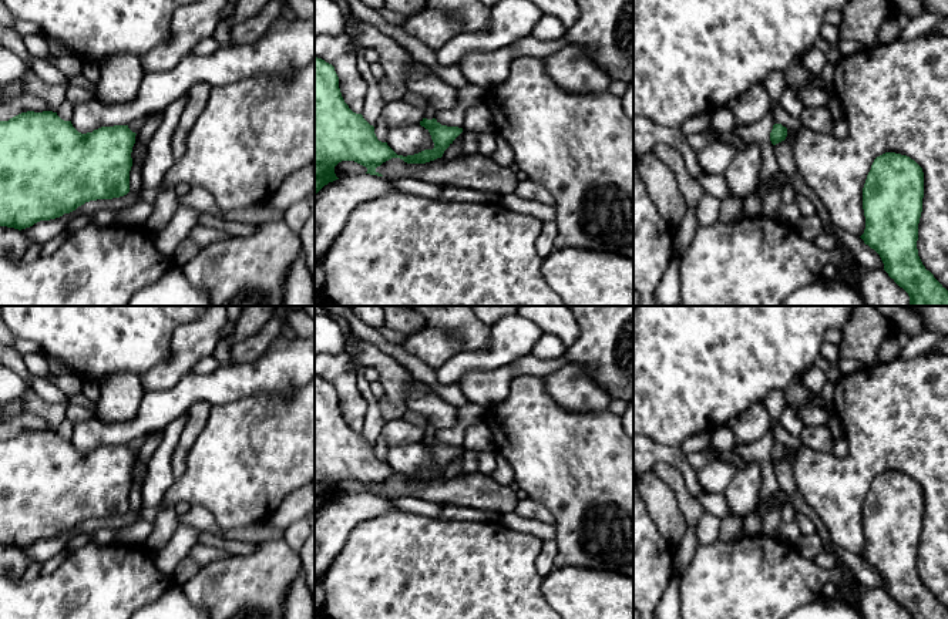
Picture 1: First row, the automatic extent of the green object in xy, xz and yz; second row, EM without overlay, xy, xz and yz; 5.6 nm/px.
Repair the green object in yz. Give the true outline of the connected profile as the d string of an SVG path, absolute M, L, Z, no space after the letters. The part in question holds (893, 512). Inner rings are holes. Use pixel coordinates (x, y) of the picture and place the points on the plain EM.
M895 471L877 475L863 507L865 548L860 556L880 573L884 589L908 612L910 619L948 619L948 609L925 588L918 575L922 517L924 491L914 478Z

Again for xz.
M315 376L315 514L339 498L335 485L342 480L354 480L367 487L366 492L383 495L376 490L383 481L391 477L407 482L434 480L463 451L463 447L441 444L436 437L423 437L420 444L430 451L434 467L397 474L387 461L377 458L374 445L344 421L335 386Z

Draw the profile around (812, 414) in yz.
M801 373L790 381L784 394L786 403L791 404L797 410L804 425L817 427L827 424L830 420L831 416L827 410L814 404L814 394L801 384Z

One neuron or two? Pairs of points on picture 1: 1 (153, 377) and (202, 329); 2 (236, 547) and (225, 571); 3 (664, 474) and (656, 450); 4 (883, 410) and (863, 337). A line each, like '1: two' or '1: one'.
1: one
2: two
3: two
4: two

